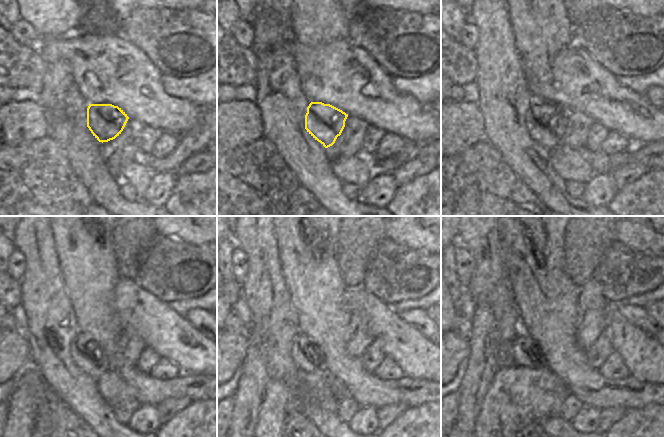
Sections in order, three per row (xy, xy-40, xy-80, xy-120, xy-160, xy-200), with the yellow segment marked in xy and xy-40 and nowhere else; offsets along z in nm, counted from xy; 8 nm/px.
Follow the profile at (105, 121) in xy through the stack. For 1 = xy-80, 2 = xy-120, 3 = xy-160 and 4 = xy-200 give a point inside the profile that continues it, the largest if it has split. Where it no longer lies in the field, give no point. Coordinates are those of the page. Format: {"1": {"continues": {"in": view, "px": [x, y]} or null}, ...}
{"1": {"continues": {"in": "xy-80", "px": [546, 122]}}, "2": {"continues": {"in": "xy-120", "px": [86, 352]}}, "3": {"continues": {"in": "xy-160", "px": [308, 357]}}, "4": {"continues": {"in": "xy-200", "px": [526, 352]}}}

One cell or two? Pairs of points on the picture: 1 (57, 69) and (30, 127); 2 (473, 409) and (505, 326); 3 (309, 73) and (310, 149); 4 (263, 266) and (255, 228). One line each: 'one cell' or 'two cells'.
1: two cells
2: two cells
3: two cells
4: one cell

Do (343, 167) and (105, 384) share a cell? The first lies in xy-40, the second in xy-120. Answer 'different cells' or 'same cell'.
same cell

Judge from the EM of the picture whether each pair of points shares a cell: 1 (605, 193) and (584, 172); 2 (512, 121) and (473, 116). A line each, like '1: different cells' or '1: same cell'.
1: different cells
2: different cells

